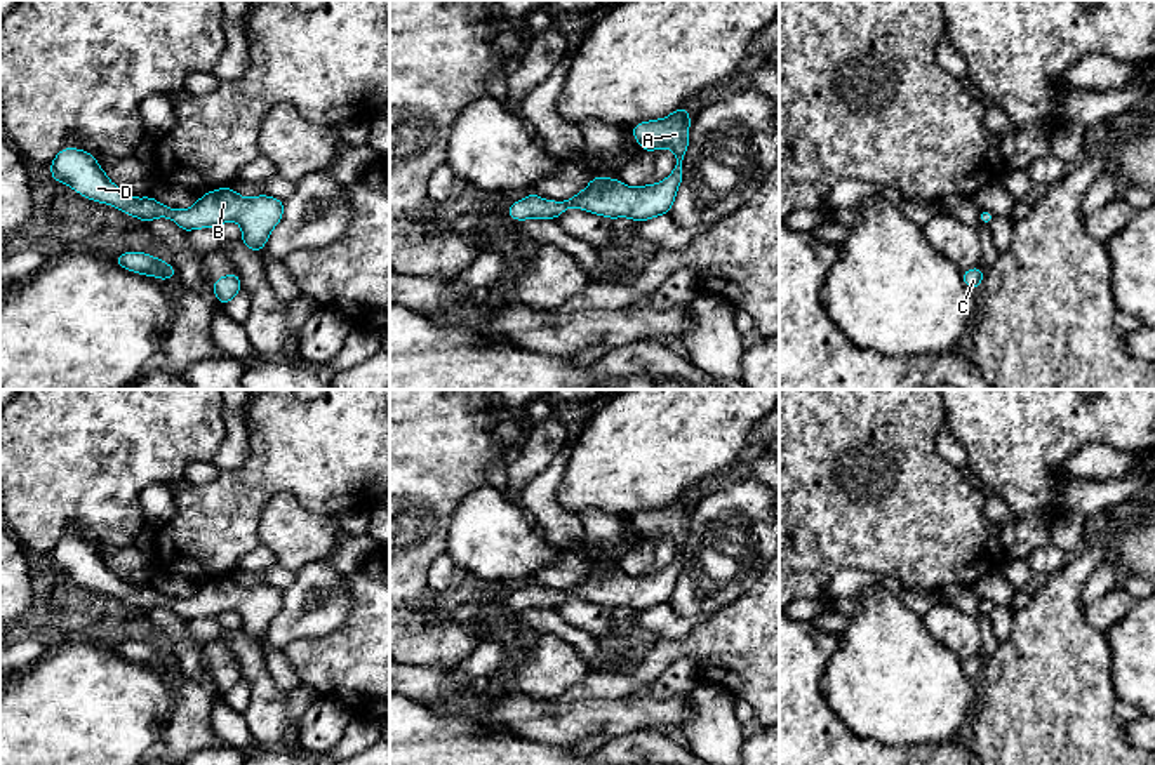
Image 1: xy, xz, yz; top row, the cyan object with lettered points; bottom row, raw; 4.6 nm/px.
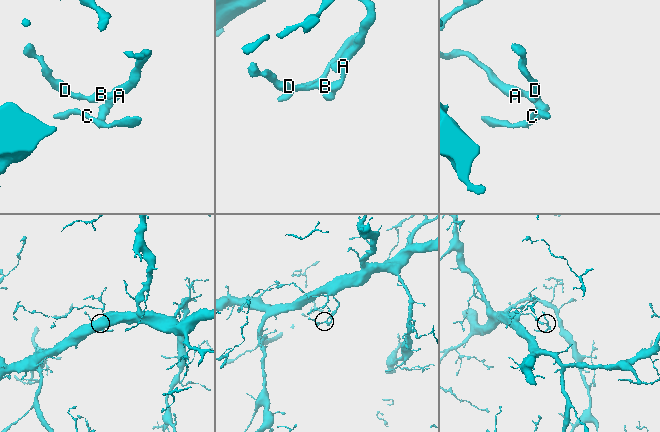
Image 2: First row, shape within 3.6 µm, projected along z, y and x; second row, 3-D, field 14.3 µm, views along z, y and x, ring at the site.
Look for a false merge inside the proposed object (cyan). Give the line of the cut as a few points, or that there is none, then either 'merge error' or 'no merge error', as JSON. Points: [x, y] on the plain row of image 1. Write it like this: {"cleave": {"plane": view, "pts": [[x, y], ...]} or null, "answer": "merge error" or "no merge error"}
{"cleave": null, "answer": "no merge error"}

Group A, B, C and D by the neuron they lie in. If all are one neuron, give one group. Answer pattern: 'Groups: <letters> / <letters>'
Groups: A B C D

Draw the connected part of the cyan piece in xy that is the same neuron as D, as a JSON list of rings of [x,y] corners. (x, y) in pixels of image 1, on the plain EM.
[[[80,537],[61,539],[50,553],[50,565],[56,572],[66,572],[83,588],[108,593],[144,612],[167,607],[183,621],[191,621],[235,610],[242,615],[244,635],[254,642],[264,638],[271,619],[284,605],[282,589],[268,584],[244,588],[228,575],[205,582],[186,600],[165,596],[153,586],[132,588],[108,569],[90,542]]]

